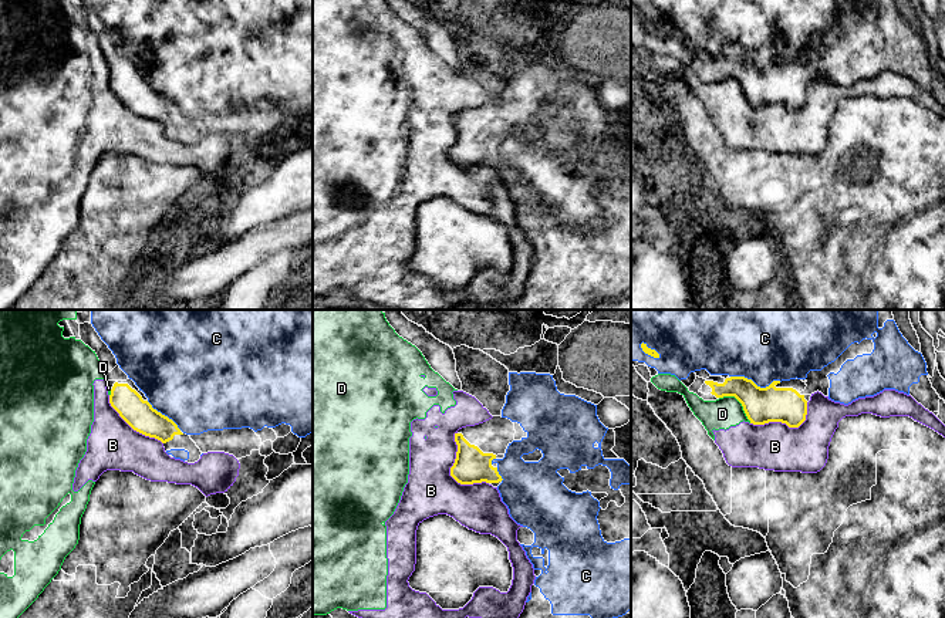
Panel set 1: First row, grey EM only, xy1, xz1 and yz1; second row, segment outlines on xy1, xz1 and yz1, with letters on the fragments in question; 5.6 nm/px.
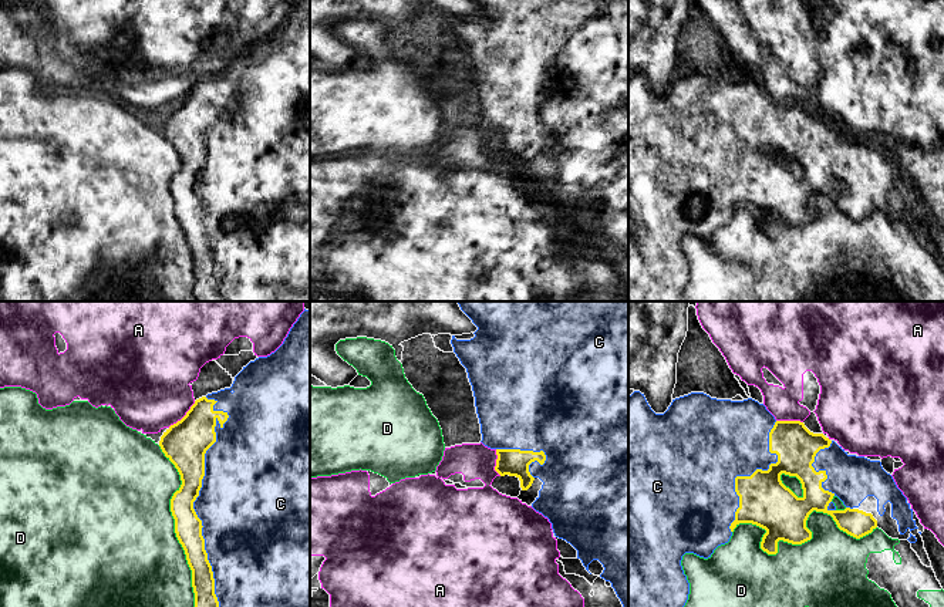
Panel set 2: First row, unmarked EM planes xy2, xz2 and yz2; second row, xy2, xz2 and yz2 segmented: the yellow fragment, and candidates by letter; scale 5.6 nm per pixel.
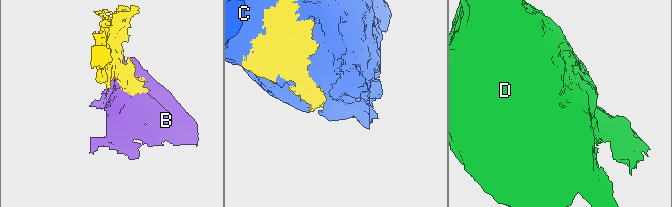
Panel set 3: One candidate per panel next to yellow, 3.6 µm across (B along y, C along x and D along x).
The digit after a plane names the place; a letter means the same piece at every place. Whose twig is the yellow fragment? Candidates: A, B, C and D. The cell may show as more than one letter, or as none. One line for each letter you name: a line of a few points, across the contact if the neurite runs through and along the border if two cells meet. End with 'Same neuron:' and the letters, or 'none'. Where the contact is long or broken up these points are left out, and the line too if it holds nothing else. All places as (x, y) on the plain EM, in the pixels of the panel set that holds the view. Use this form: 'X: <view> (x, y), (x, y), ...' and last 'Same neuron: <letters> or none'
Same neuron: C

